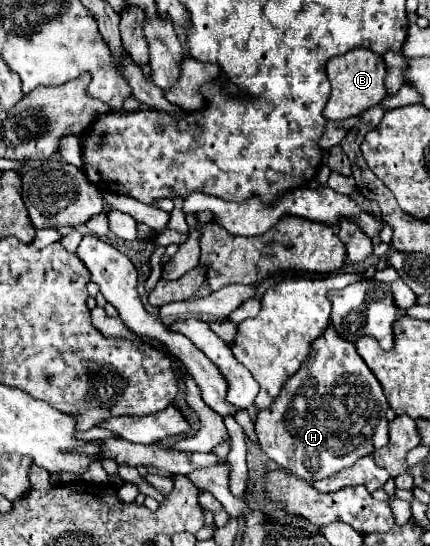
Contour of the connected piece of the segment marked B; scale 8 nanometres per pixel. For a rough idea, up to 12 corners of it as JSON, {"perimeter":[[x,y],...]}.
{"perimeter":[[353,48],[327,62],[327,120],[345,120],[387,96],[387,66]]}

